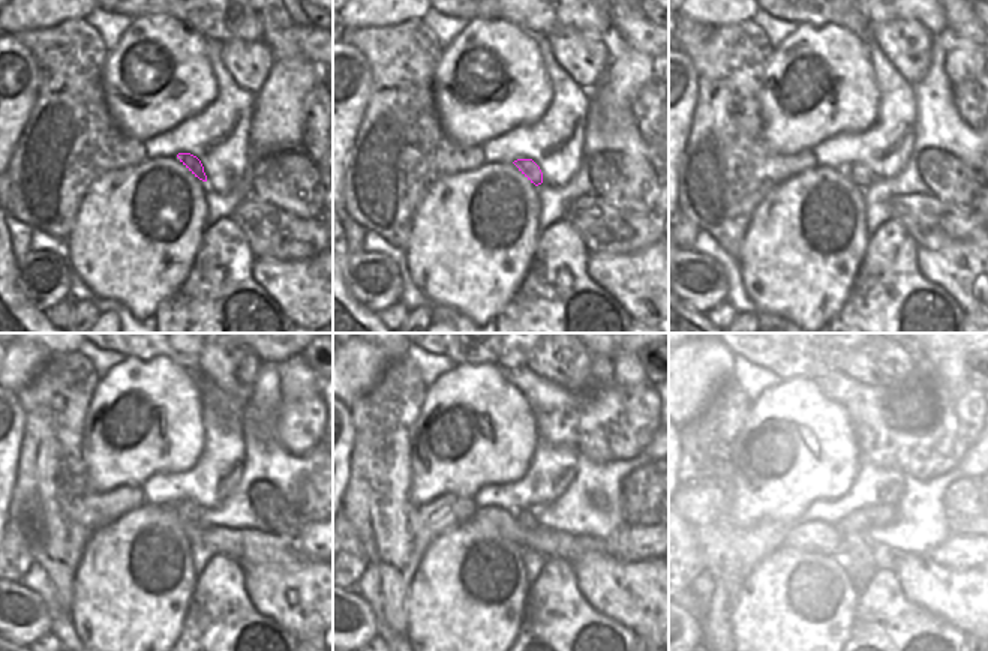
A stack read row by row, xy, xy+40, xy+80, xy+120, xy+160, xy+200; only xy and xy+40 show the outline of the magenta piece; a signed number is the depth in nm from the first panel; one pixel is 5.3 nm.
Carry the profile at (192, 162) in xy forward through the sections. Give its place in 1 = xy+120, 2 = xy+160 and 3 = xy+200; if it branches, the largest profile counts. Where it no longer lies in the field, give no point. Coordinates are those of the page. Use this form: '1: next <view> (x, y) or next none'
1: next xy+120 (189, 512)
2: next xy+160 (511, 525)
3: next xy+200 (870, 551)

